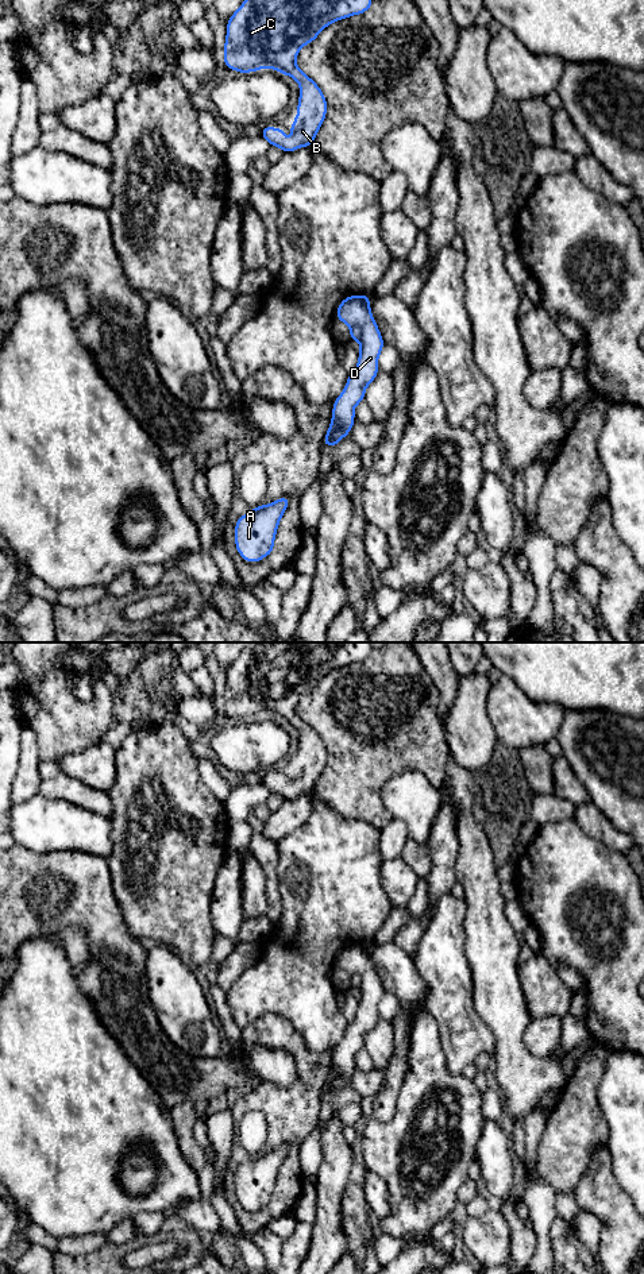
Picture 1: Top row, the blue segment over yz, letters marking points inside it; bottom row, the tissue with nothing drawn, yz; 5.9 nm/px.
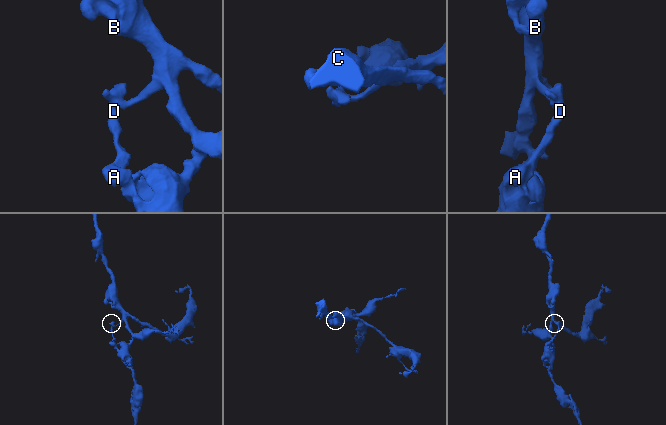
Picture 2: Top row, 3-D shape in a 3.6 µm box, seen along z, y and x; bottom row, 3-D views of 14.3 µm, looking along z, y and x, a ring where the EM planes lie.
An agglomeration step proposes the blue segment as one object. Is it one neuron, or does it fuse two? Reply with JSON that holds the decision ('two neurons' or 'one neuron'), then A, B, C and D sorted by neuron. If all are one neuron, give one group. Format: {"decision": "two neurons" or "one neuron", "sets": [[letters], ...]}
{"decision": "two neurons", "sets": [["A", "D"], ["B", "C"]]}

